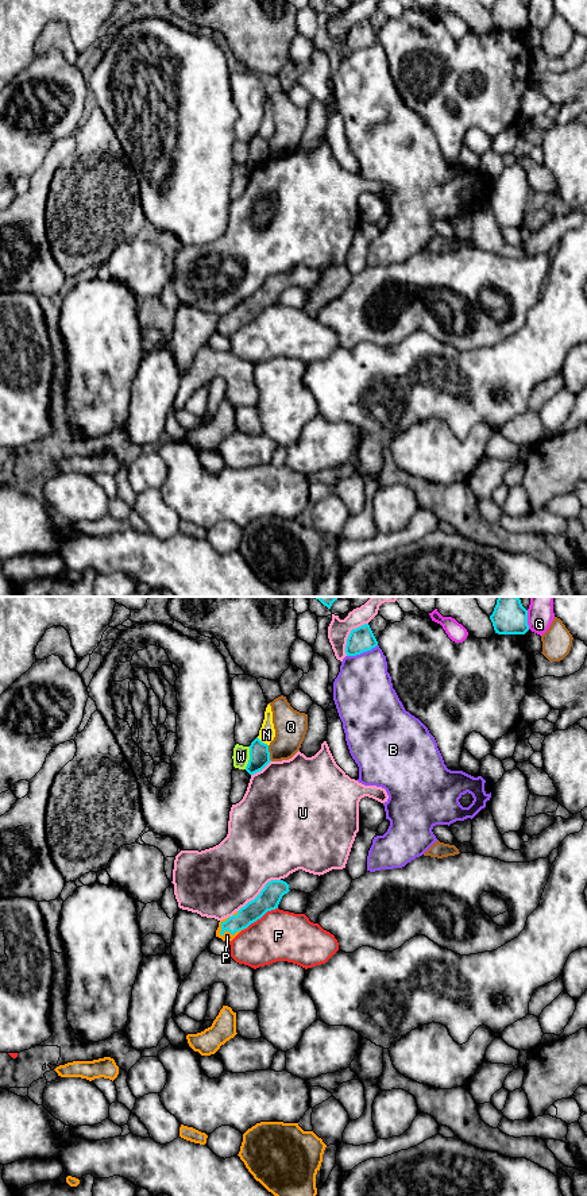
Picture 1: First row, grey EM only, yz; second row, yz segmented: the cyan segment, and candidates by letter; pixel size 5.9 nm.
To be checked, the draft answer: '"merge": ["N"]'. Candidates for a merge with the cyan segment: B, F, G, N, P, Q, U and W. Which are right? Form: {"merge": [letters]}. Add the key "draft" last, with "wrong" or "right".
{"merge": ["P"], "draft": "wrong"}

